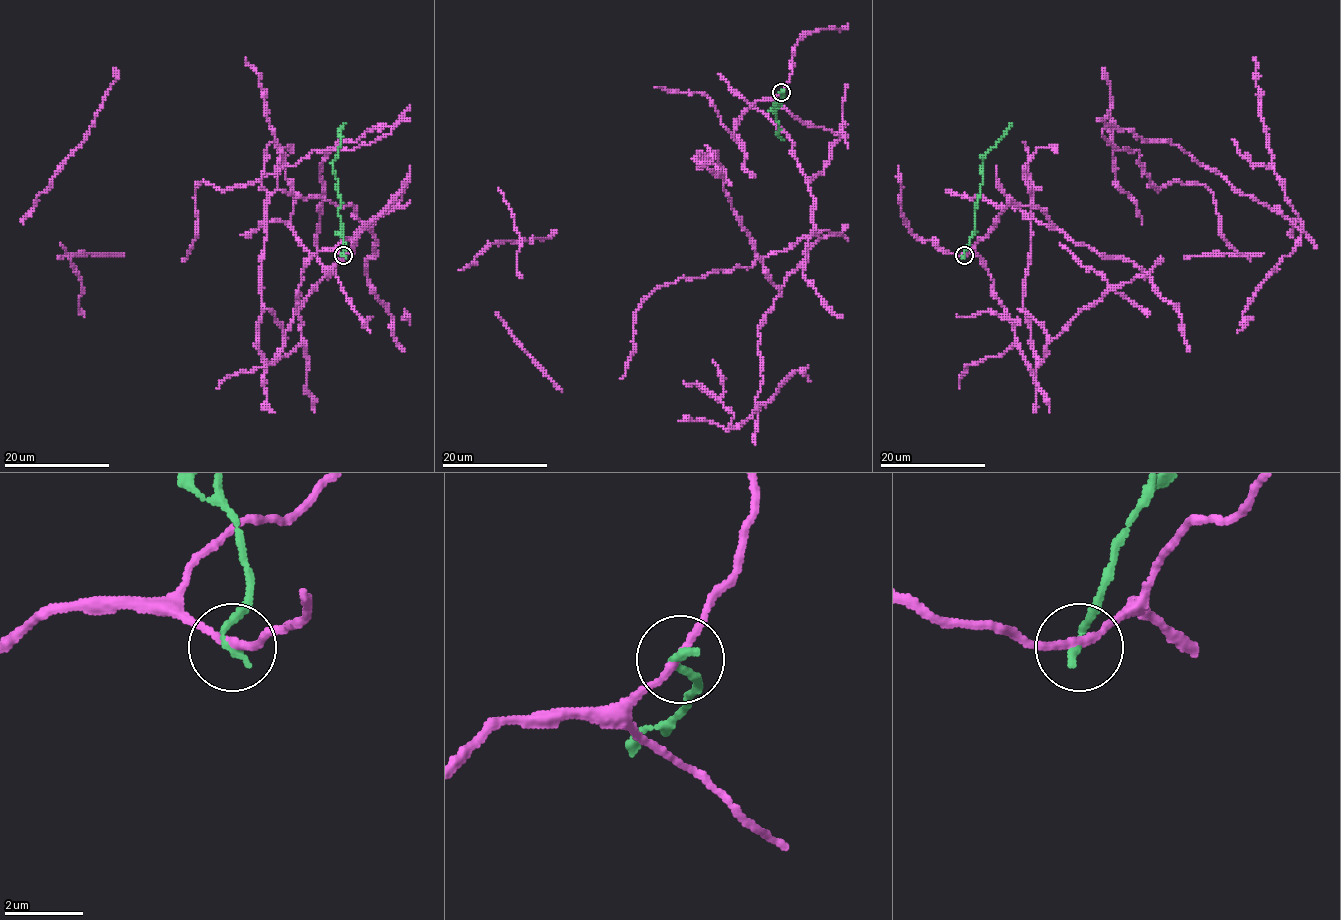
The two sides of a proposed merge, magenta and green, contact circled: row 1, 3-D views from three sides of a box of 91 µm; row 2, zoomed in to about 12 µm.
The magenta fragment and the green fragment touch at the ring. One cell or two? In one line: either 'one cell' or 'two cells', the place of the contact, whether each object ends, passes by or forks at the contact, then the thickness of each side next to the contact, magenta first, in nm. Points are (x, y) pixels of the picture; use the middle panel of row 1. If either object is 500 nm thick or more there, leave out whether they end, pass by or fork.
two cells; place (781, 92); magenta passes by; green ends; calibres 190 and 220 nm

